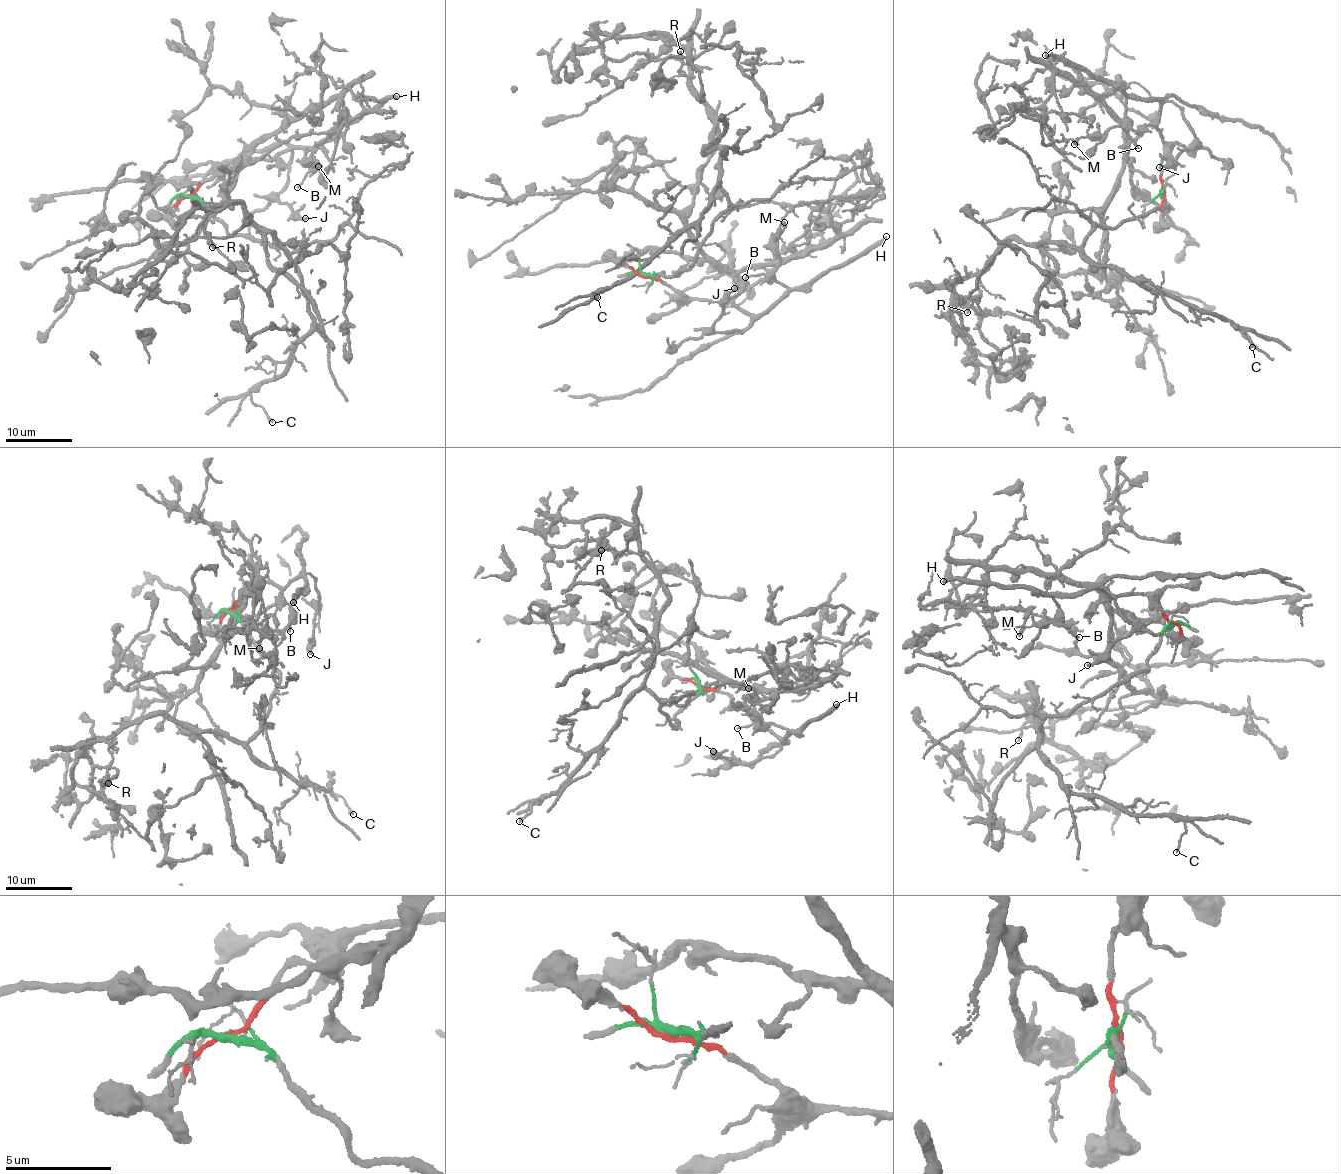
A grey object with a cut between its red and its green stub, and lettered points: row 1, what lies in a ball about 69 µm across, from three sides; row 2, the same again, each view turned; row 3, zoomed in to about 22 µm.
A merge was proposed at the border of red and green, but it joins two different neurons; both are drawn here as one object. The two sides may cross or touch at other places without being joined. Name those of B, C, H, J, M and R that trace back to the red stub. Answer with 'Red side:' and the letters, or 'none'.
Red side: B, H, J, M

